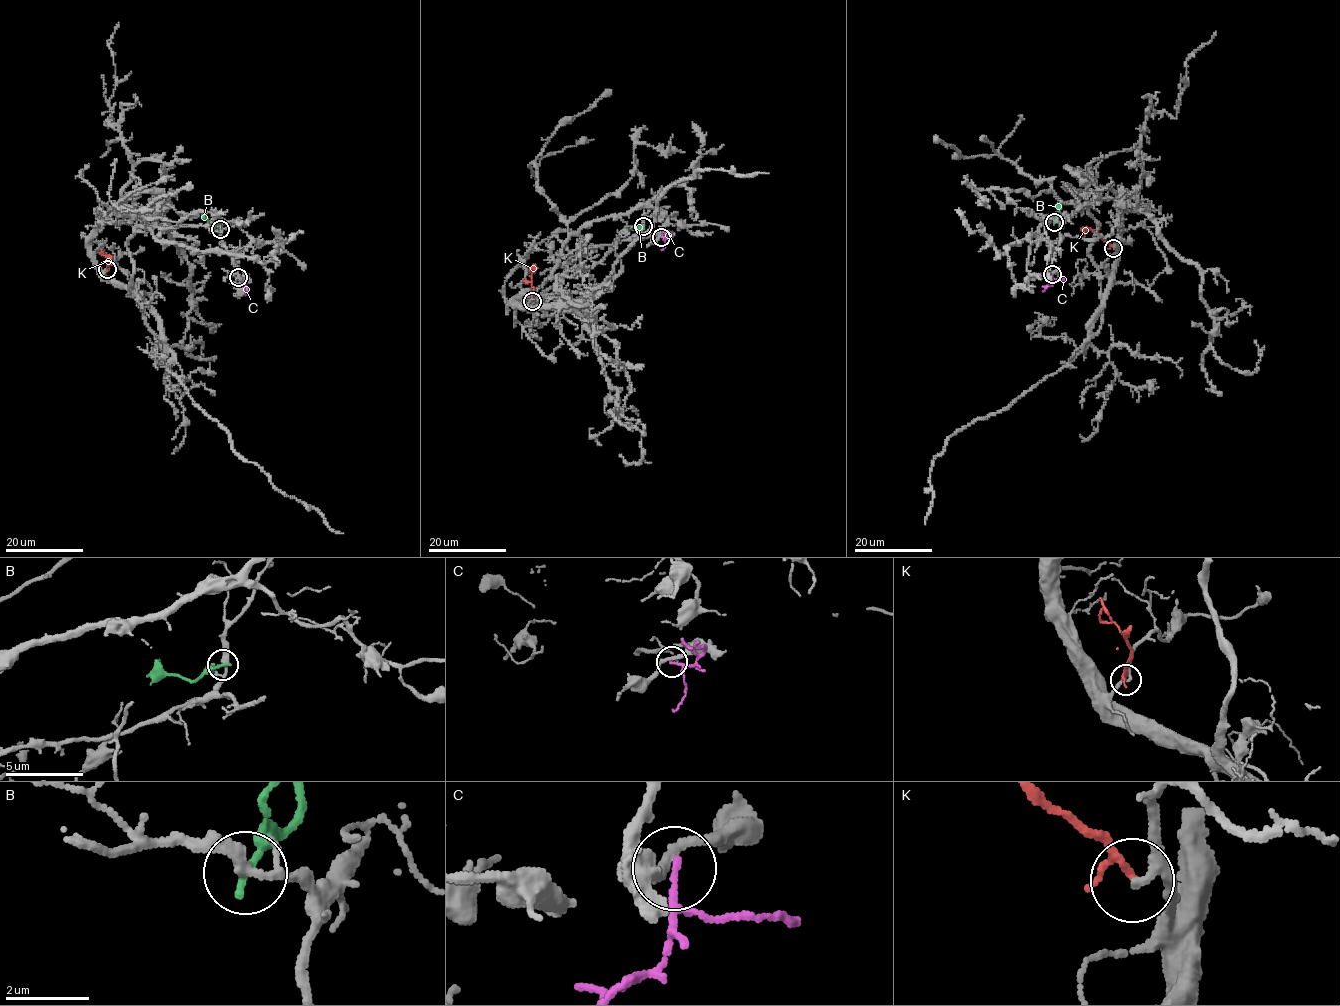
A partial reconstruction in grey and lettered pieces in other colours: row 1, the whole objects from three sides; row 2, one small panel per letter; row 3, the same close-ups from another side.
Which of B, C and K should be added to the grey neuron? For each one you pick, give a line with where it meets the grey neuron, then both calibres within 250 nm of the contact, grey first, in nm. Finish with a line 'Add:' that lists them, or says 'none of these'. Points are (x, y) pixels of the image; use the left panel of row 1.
K: (107, 269) | 180/140 nm
Add: K

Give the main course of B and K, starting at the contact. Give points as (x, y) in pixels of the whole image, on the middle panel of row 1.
B: (643, 226), (624, 229)
K: (532, 301), (531, 274), (535, 267), (529, 272)

